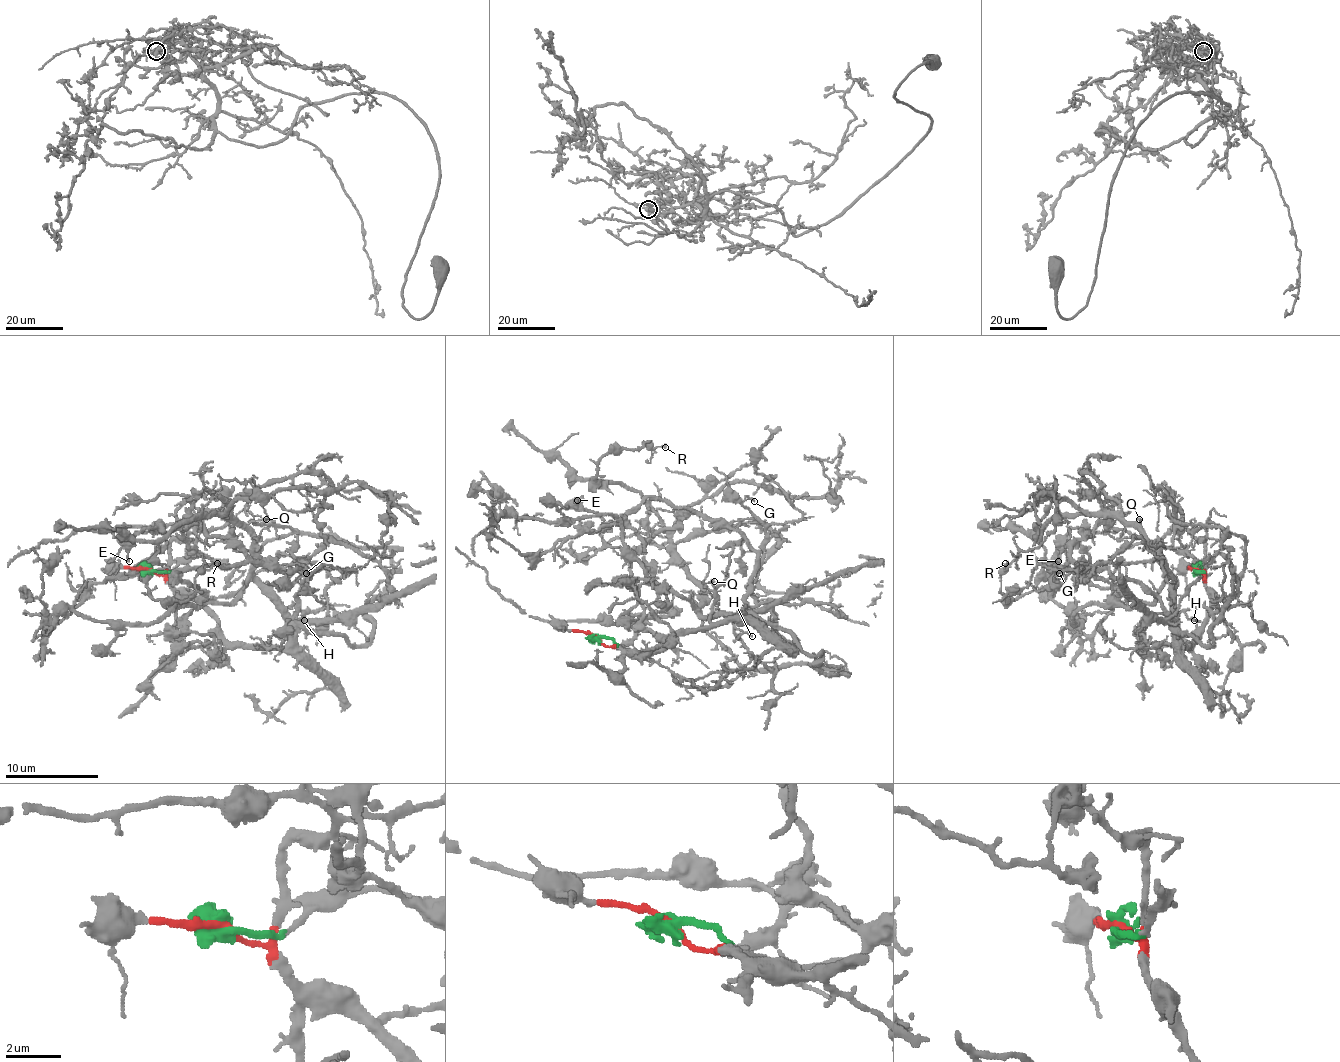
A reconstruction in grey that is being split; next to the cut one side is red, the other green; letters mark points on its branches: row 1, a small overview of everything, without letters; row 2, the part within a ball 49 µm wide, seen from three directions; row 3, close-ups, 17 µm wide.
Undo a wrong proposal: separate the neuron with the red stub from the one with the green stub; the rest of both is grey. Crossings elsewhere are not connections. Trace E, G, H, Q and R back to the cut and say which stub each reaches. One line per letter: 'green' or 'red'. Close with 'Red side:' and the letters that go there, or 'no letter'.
E: green
G: red
H: red
Q: red
R: red
Red side: G, H, Q, R

